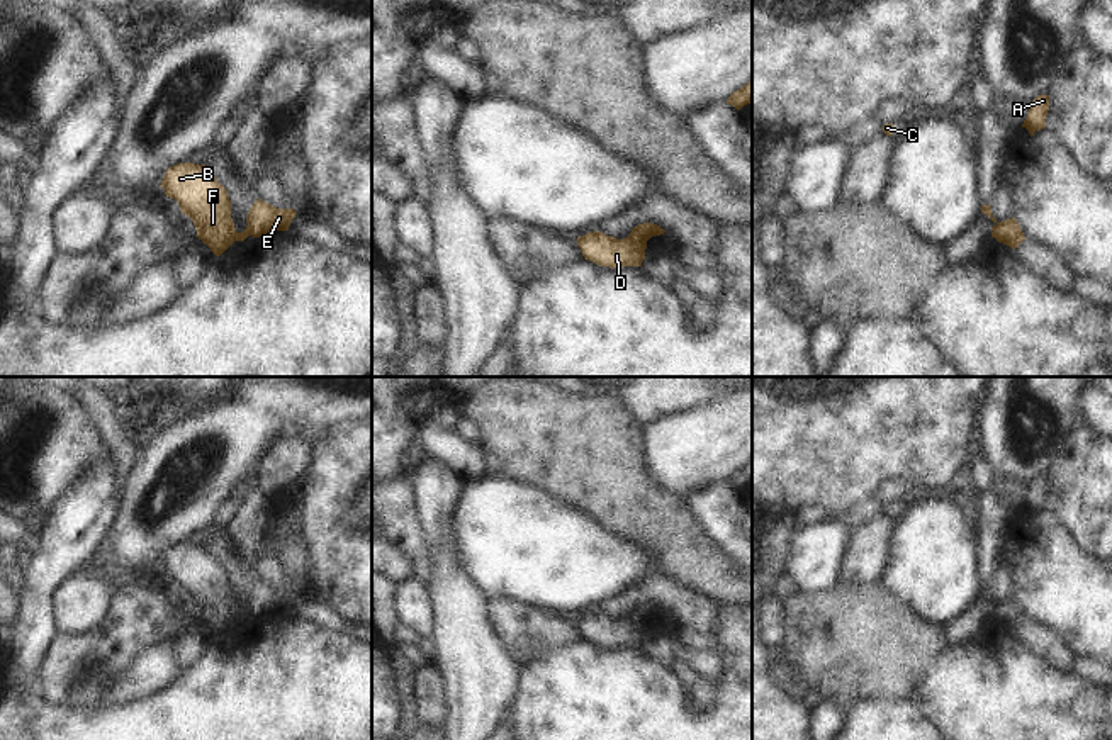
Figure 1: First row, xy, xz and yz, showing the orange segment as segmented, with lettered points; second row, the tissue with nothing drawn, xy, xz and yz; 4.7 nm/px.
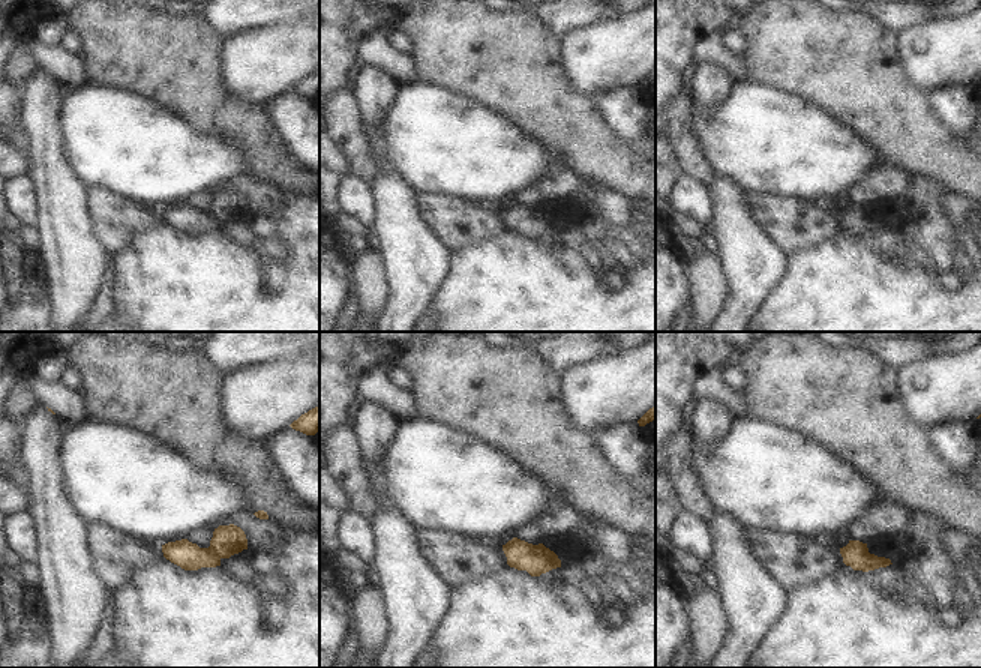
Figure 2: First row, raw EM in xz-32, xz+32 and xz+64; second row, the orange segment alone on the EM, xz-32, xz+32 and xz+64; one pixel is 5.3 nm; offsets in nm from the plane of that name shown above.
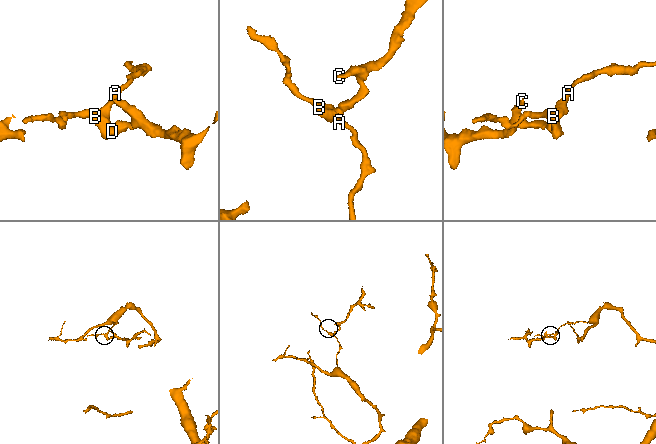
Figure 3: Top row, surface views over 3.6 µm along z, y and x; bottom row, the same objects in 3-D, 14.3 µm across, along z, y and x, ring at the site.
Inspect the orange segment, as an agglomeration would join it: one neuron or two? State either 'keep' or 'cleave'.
cleave

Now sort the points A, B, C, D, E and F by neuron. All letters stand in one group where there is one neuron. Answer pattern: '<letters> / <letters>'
A B D F / C E

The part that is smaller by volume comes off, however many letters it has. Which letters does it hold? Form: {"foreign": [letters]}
{"foreign": ["C", "E"]}

